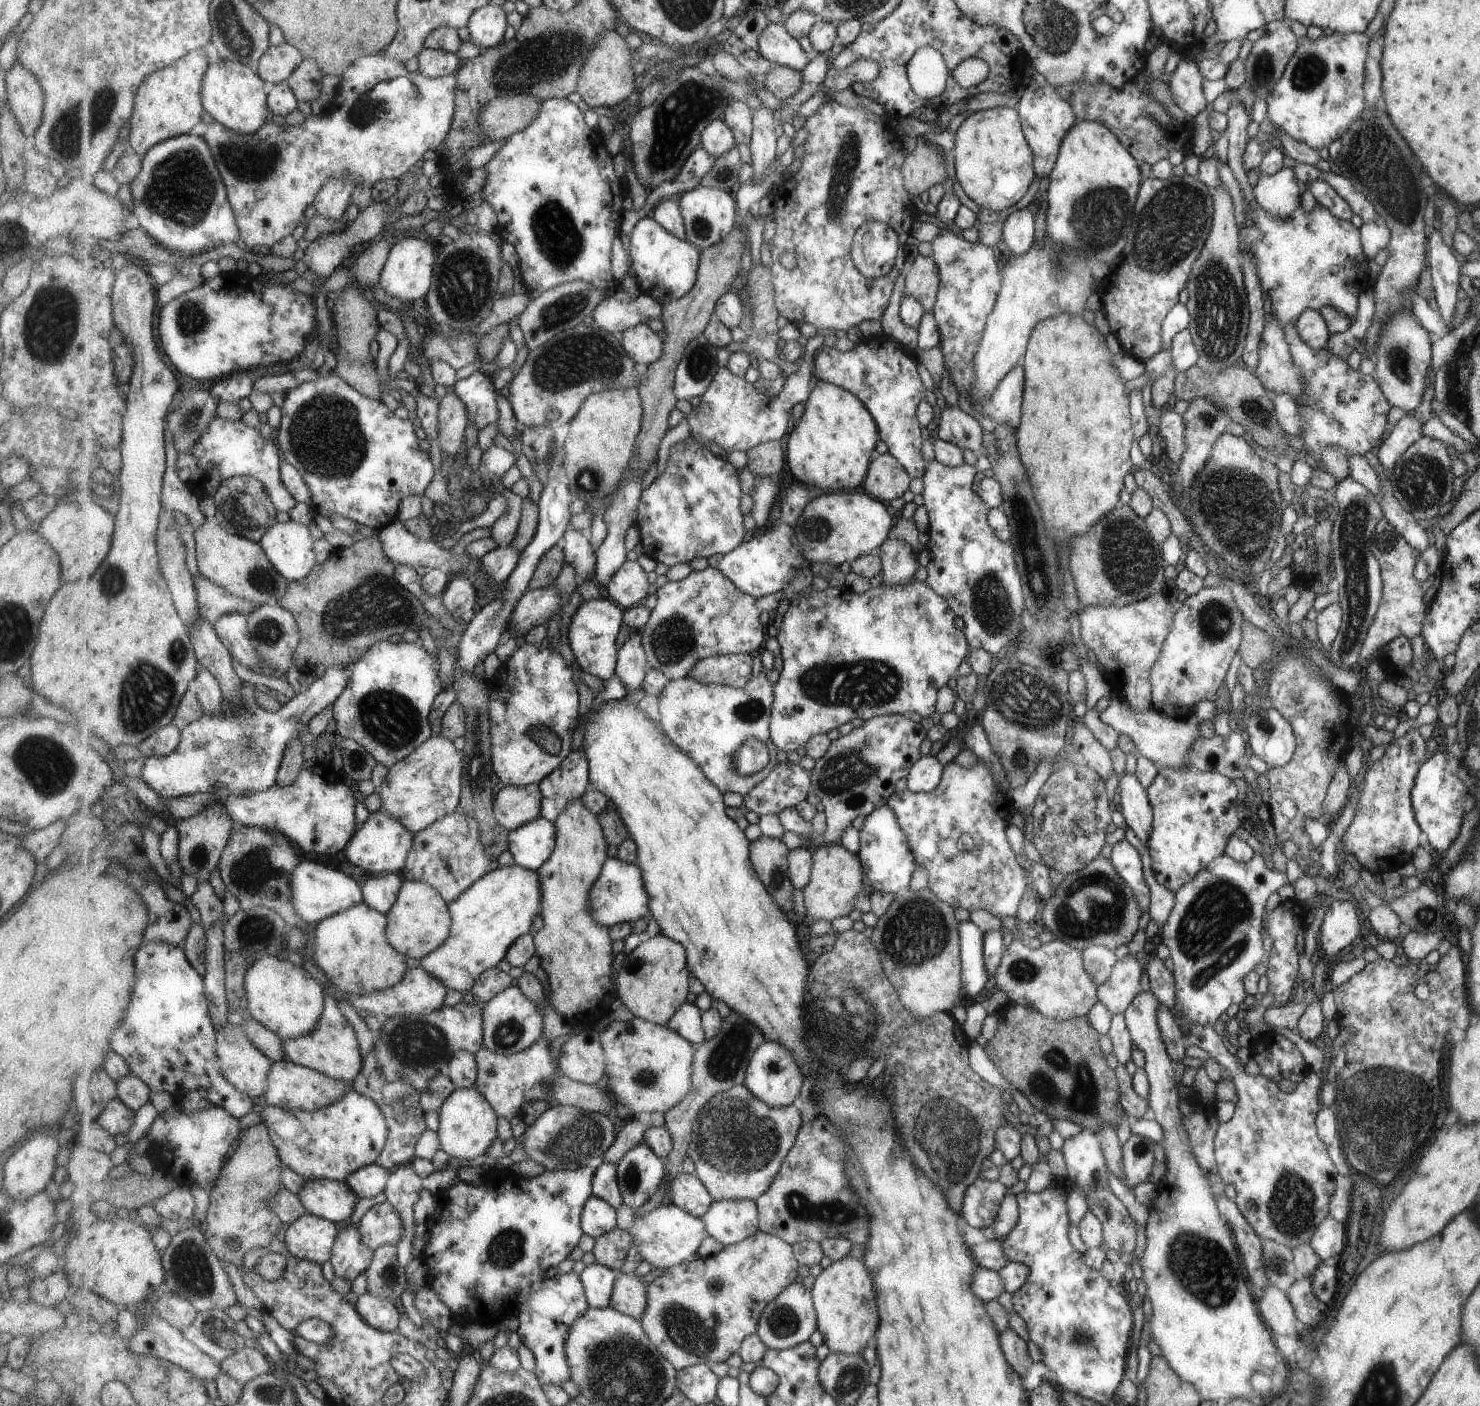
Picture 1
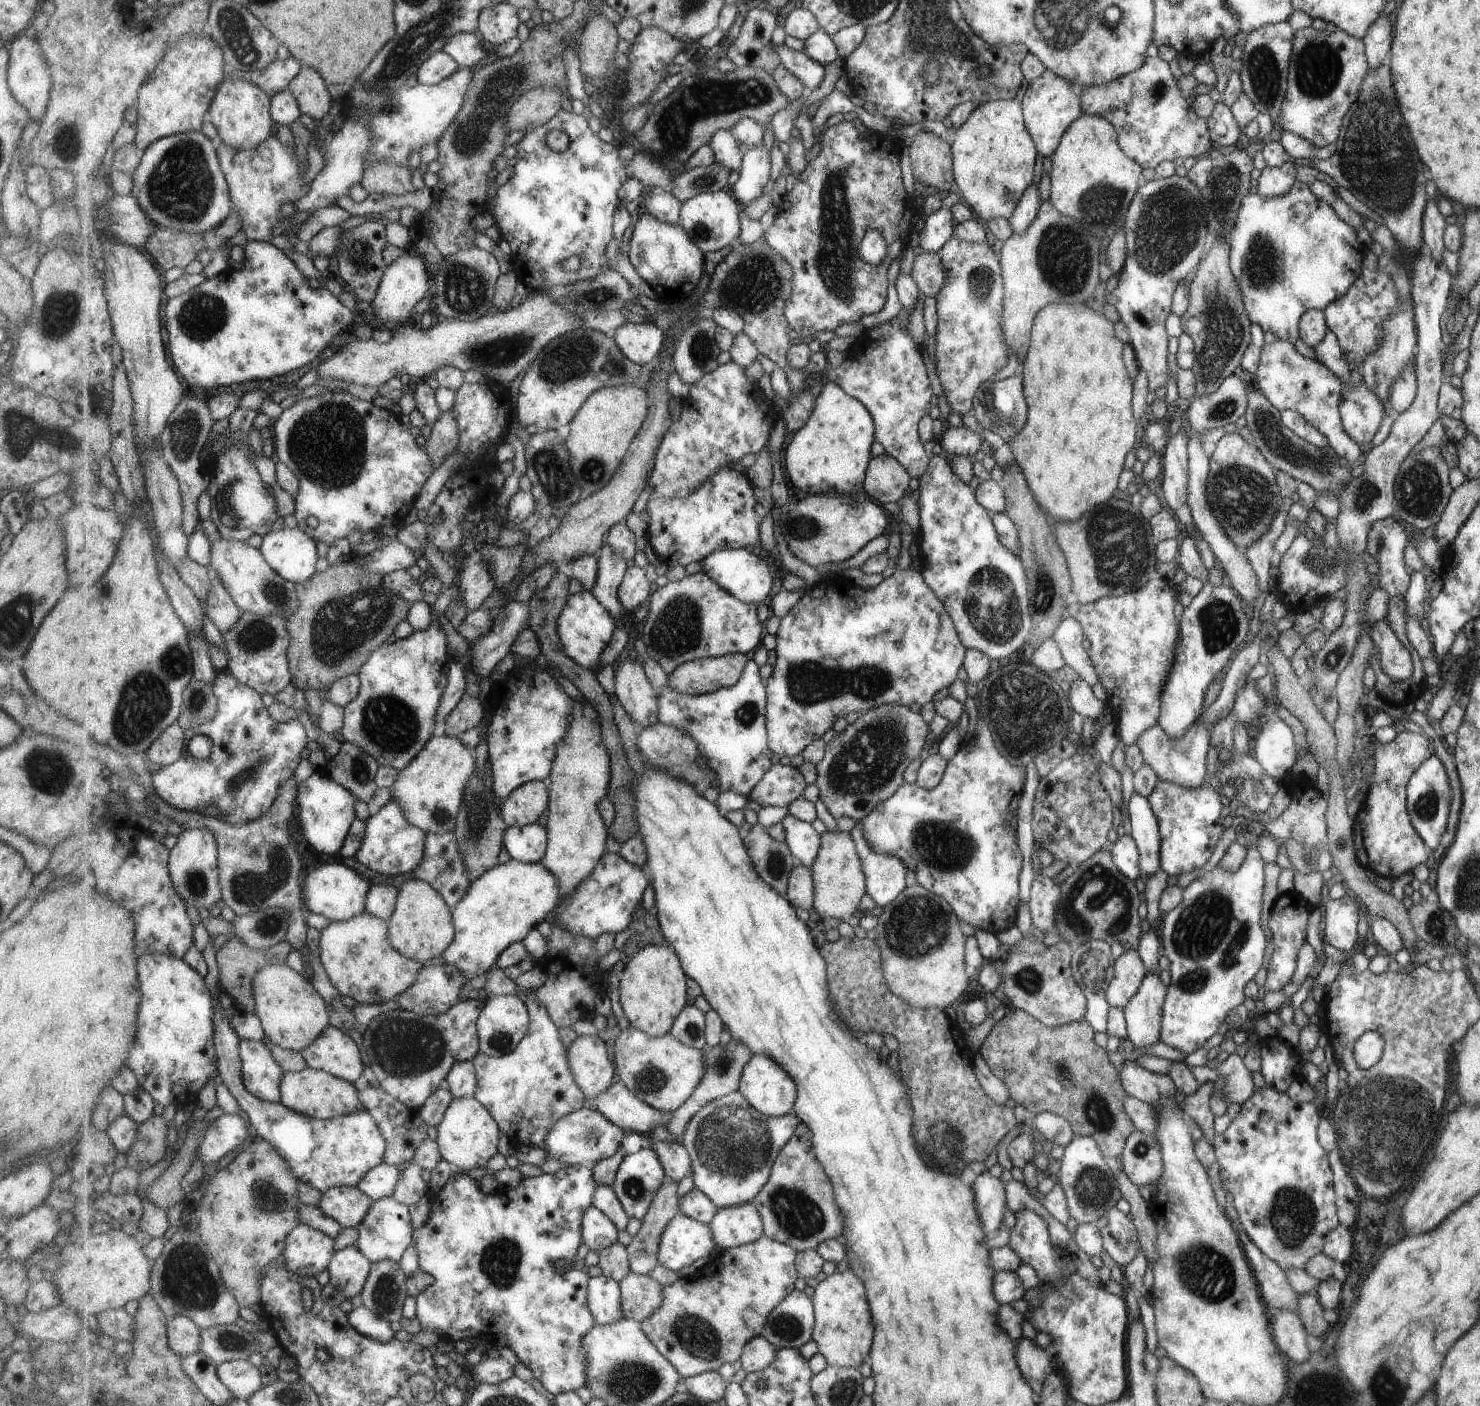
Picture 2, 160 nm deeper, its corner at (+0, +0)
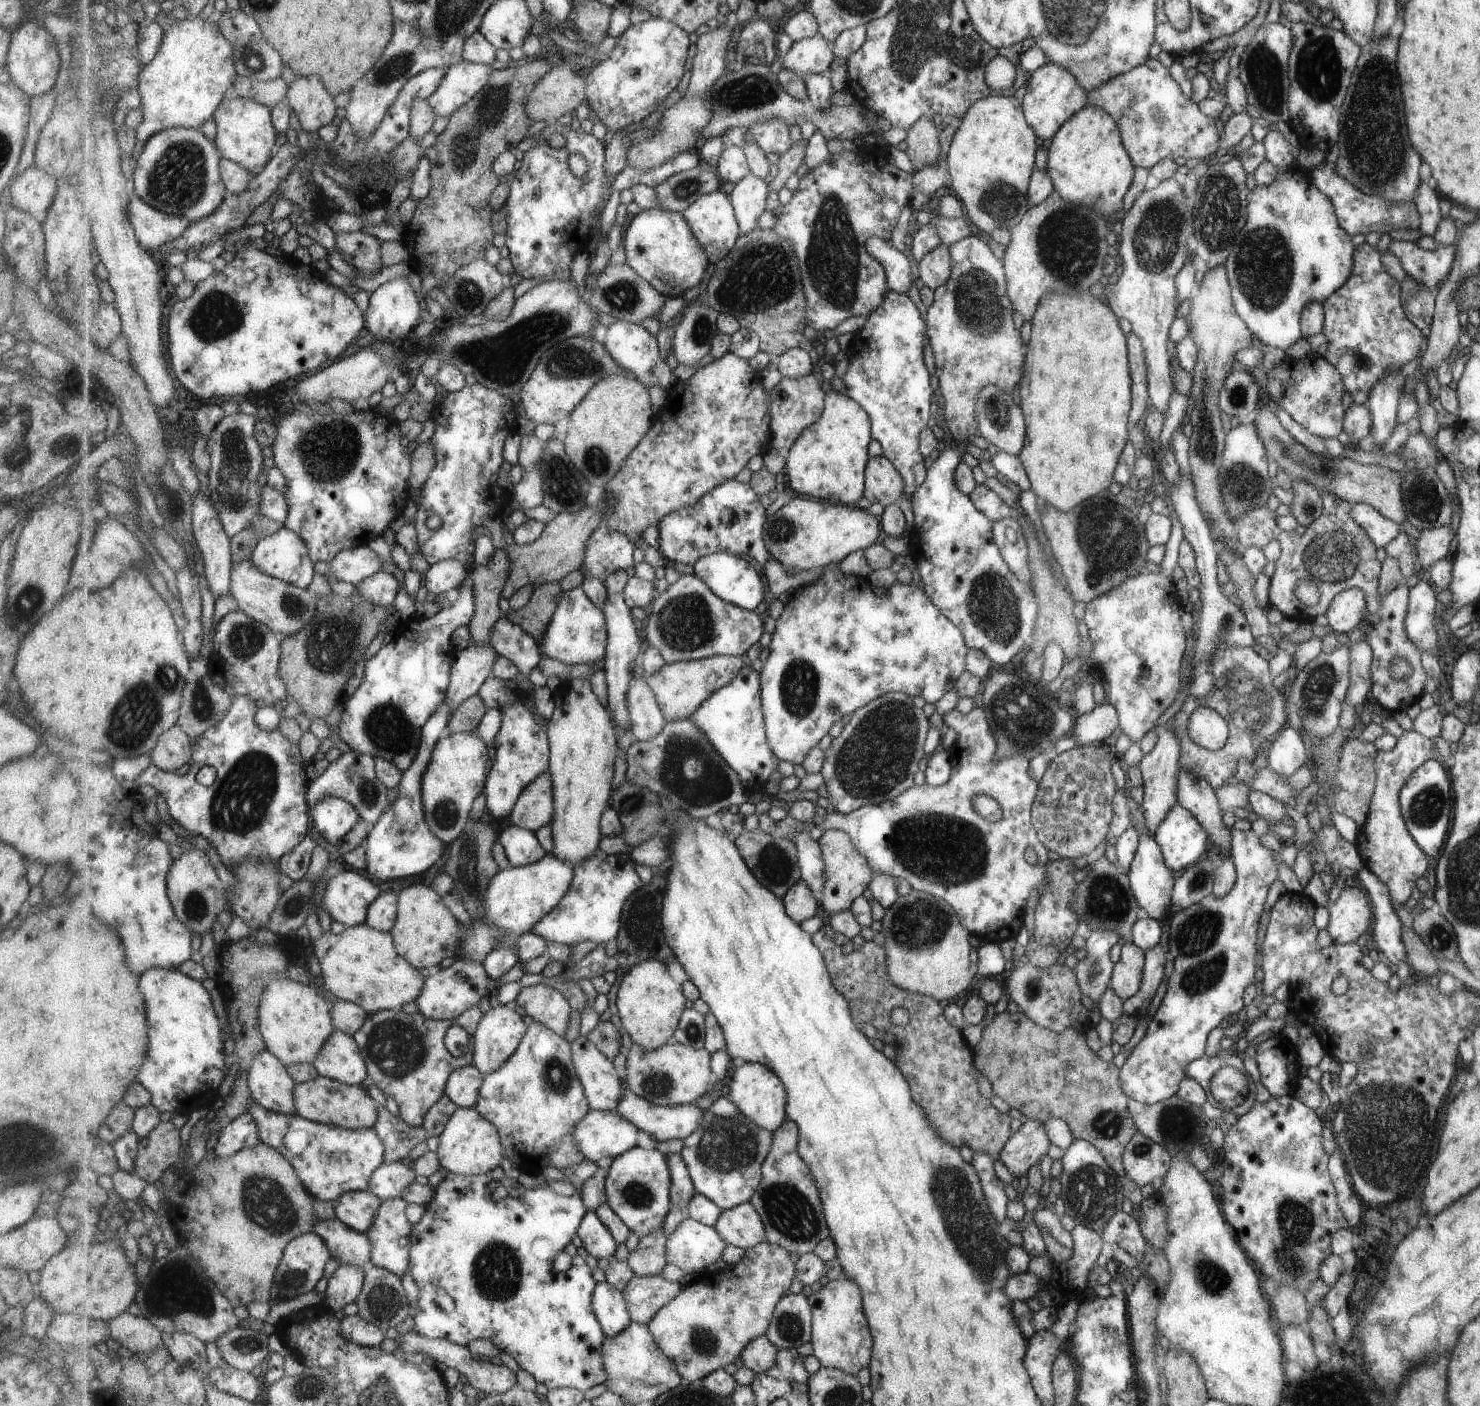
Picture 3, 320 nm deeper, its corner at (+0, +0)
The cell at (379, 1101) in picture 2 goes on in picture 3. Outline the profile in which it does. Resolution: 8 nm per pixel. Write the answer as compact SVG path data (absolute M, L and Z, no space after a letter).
M380 1108L377 1124L374 1126L386 1148L384 1159L388 1163L409 1161L409 1152L429 1137L424 1127L407 1124L401 1116L393 1116L387 1108Z

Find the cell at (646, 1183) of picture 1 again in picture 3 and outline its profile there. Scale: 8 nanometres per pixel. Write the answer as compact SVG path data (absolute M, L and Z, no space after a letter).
M630 1148L617 1155L610 1166L606 1180L607 1203L623 1219L632 1232L642 1239L664 1226L670 1213L672 1172L668 1154L661 1150Z

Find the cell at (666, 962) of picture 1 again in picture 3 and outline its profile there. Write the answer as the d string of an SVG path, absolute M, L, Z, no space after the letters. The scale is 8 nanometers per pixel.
M657 959L641 961L626 975L620 986L617 999L618 1018L623 1030L629 1034L633 1042L654 1051L671 1042L687 1009L685 1006L687 999L684 983L679 984L669 975L669 968L663 961Z

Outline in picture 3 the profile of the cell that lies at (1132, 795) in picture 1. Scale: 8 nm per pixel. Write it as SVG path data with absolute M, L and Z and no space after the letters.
M1131 798L1126 801L1130 825L1138 834L1136 854L1133 855L1132 862L1127 871L1125 871L1130 889L1142 915L1155 919L1157 922L1165 923L1166 918L1170 915L1168 908L1170 907L1171 891L1176 875L1165 866L1159 845L1146 829L1142 808L1135 804Z

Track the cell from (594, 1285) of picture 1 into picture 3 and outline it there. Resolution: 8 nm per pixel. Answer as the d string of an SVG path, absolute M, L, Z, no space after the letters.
M609 1281L598 1283L592 1305L607 1337L617 1336L632 1323L624 1292Z

